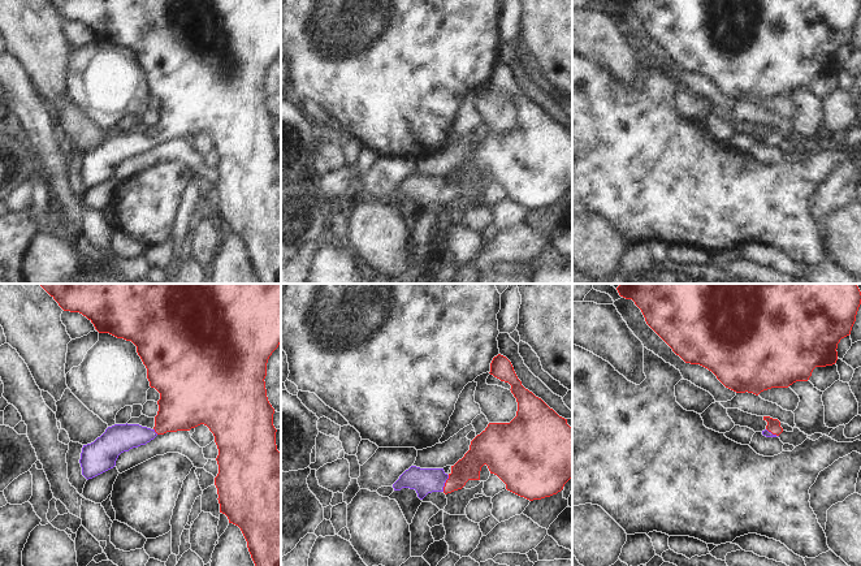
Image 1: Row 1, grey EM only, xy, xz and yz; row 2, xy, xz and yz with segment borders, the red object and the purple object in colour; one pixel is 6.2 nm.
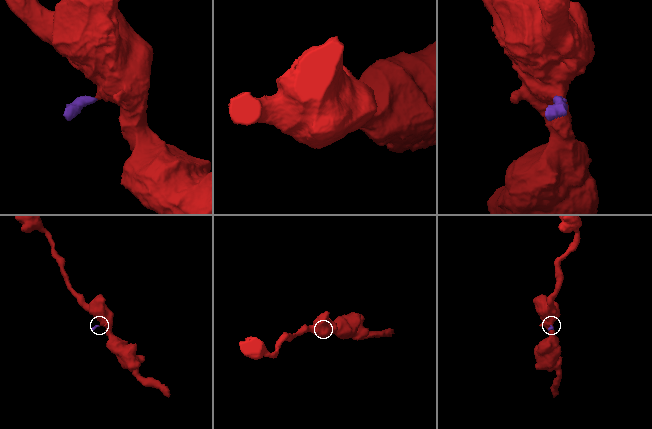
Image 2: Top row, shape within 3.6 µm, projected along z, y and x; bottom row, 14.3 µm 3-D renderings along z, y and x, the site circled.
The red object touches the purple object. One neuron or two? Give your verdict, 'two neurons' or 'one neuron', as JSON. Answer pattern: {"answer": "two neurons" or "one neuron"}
{"answer": "one neuron"}

